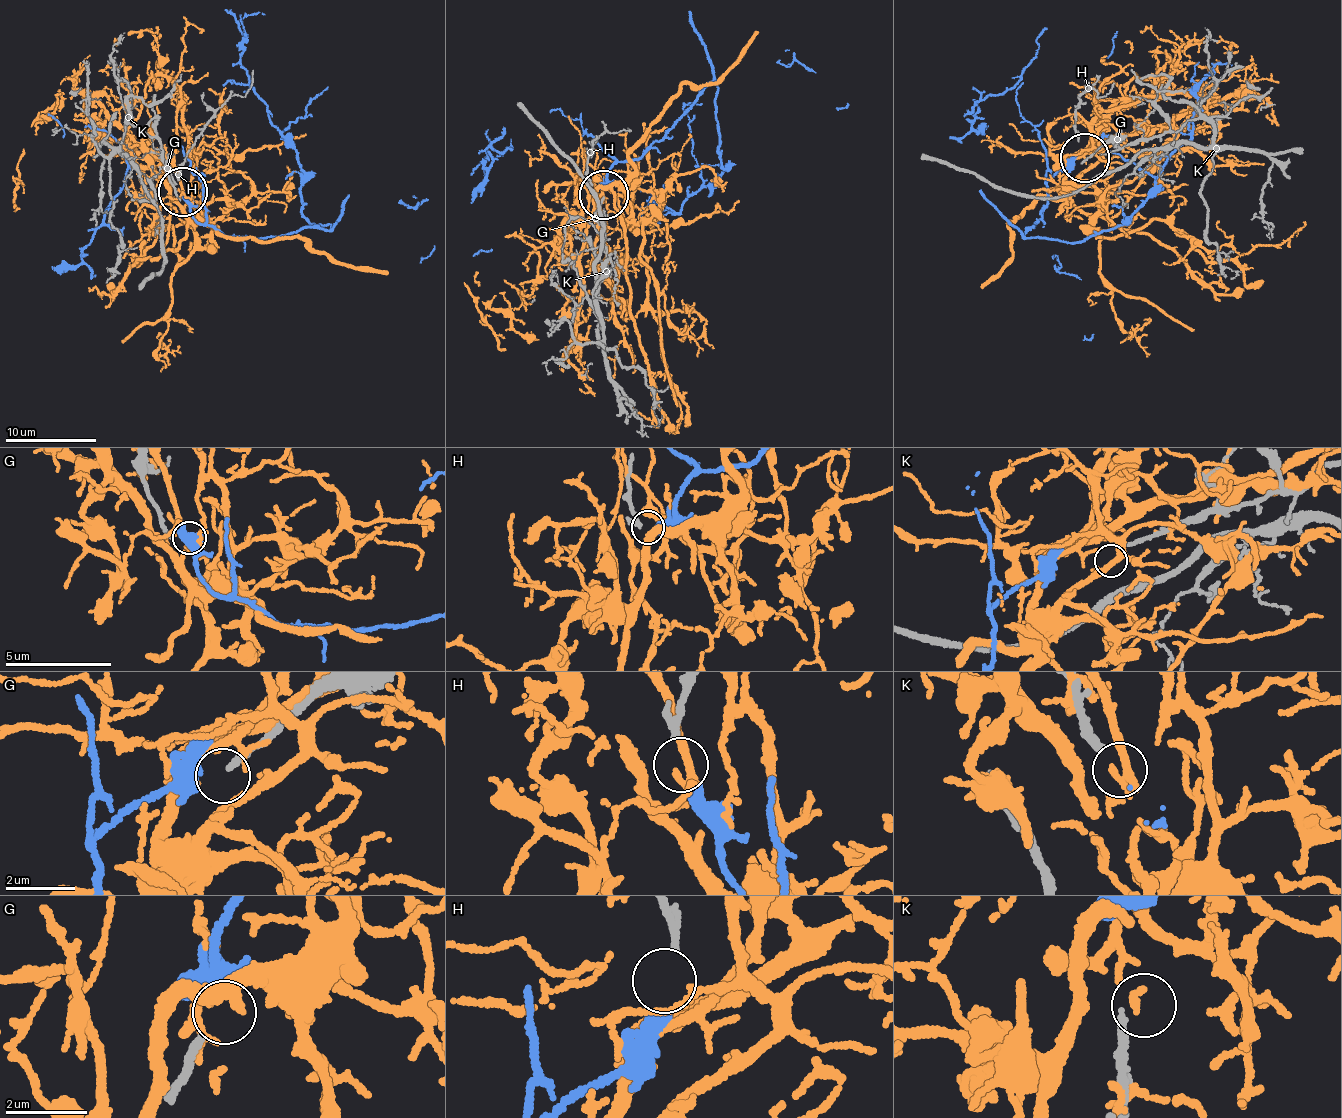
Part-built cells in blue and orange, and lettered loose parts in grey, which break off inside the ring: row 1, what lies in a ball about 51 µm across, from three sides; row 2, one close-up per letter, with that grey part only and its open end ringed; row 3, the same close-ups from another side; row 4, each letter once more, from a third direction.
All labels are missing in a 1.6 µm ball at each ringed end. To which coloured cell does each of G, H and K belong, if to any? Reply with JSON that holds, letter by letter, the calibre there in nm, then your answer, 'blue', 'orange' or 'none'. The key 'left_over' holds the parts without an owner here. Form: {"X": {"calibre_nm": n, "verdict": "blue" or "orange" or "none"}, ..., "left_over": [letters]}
{"G": {"calibre_nm": 170, "verdict": "none"}, "H": {"calibre_nm": 200, "verdict": "blue"}, "K": {"calibre_nm": 170, "verdict": "none"}, "left_over": ["G", "K"]}

